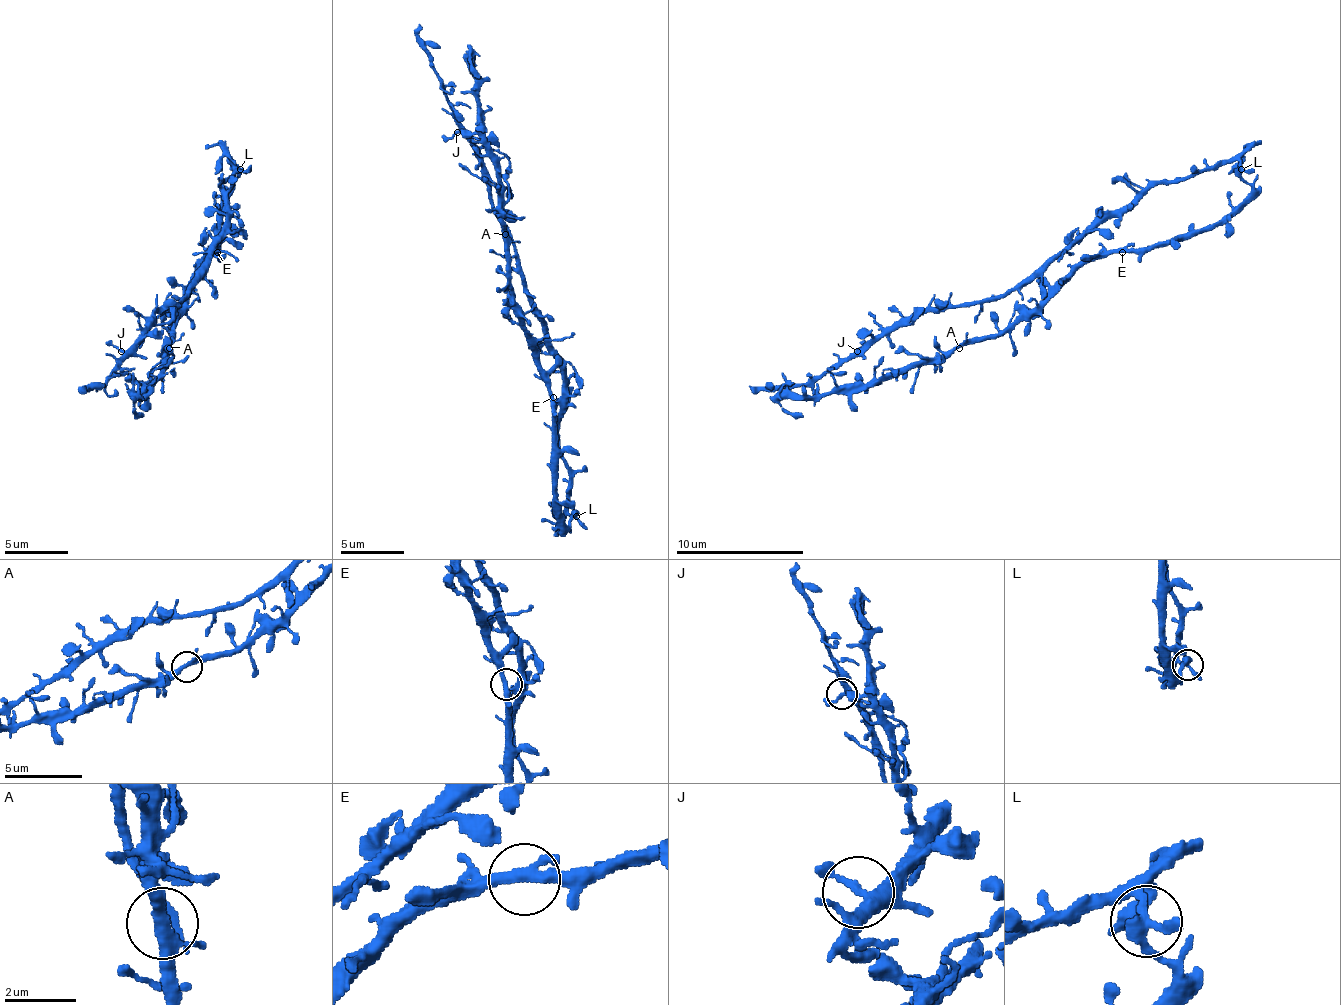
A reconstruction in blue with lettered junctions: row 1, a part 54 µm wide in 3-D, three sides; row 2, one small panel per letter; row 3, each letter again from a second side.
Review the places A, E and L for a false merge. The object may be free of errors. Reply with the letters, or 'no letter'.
no letter

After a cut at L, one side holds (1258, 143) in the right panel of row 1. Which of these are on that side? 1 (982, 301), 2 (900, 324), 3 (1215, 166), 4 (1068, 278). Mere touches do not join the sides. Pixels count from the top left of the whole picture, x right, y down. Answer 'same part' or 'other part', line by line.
1: same part
2: same part
3: same part
4: other part

